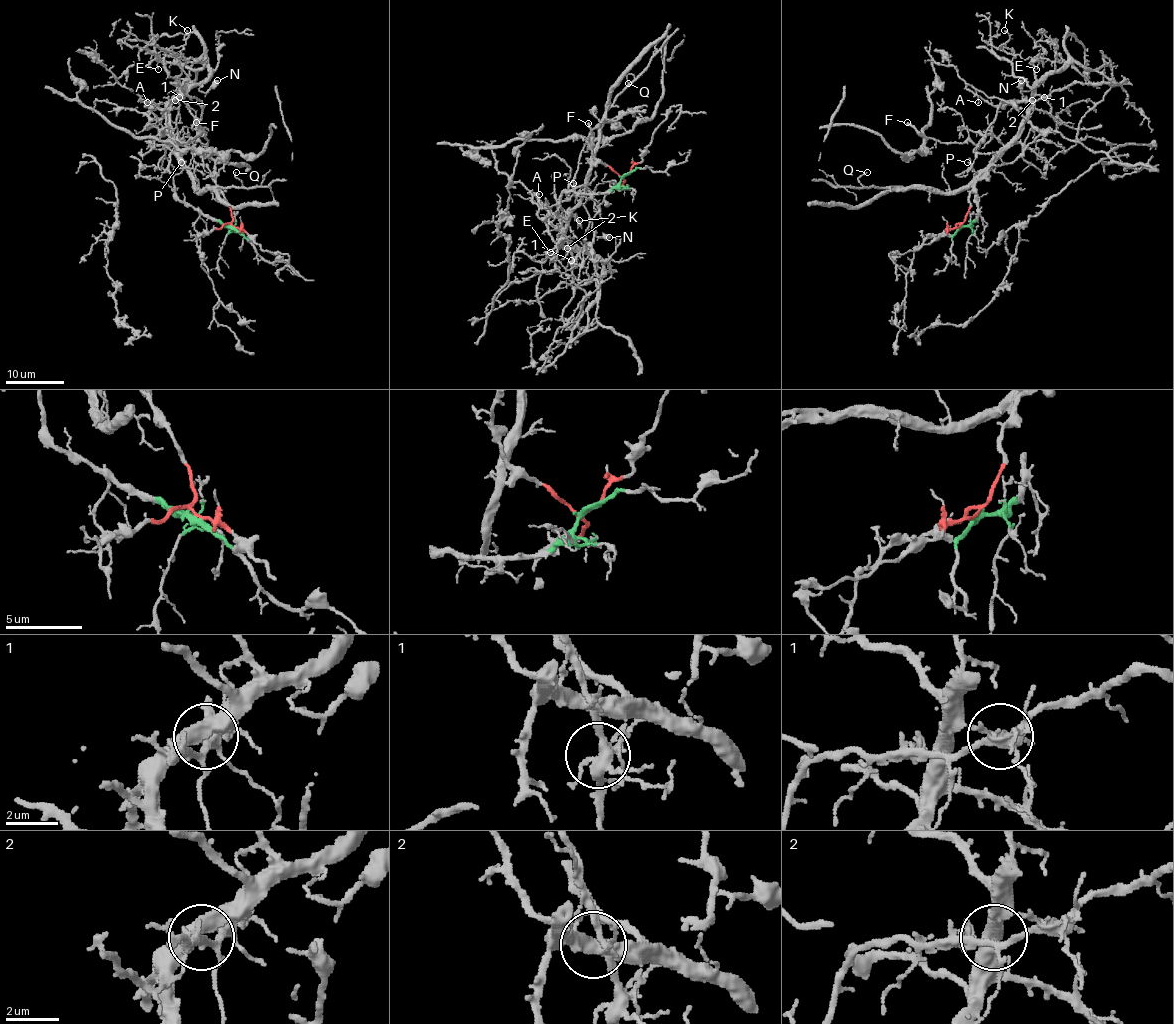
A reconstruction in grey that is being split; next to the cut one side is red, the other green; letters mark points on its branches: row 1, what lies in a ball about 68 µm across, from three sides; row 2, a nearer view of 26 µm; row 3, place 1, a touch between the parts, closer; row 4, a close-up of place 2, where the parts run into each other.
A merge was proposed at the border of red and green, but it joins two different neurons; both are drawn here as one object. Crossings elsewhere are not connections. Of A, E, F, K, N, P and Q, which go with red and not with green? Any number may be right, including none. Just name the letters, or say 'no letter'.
F

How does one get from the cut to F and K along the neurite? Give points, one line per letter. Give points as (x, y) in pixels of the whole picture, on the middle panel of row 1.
F: (624, 176), (585, 233), (601, 290), (571, 326), (586, 293), (571, 276), (558, 204), (588, 123)
K: (624, 176), (610, 190), (566, 190), (561, 243), (574, 249), (557, 227), (567, 217), (580, 226), (579, 220)

